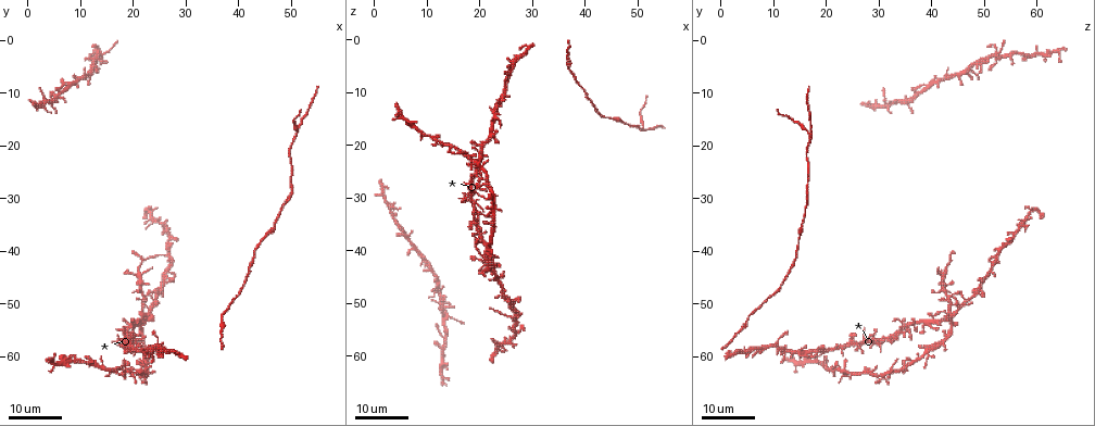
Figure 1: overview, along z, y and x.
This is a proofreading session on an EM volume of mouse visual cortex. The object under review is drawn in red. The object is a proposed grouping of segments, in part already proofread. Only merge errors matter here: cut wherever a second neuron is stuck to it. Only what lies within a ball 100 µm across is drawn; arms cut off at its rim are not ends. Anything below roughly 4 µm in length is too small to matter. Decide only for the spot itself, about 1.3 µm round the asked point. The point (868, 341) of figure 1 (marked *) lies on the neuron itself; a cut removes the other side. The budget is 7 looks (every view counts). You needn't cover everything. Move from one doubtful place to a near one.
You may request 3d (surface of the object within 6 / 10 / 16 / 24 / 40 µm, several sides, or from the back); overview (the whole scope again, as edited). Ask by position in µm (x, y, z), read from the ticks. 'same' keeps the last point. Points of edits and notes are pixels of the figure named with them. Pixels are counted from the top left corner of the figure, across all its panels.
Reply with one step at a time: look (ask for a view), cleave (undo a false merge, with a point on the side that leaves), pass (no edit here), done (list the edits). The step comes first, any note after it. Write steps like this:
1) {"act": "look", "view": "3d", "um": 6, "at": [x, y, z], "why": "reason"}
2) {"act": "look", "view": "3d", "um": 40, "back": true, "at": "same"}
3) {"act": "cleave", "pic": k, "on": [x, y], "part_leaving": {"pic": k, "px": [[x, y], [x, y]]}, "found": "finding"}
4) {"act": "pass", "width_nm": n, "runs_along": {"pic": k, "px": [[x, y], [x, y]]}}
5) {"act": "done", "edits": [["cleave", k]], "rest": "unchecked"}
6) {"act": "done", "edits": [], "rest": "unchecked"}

{"act": "look", "view": "3d", "um": 24, "at": [26.5, 40.5, 52.5], "why": "thin arm on a thick one"}

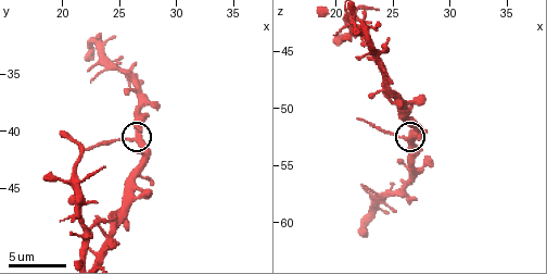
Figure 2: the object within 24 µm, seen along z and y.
{"act": "look", "view": "3d", "um": 10, "at": [26.2, 40.8, 52.6]}

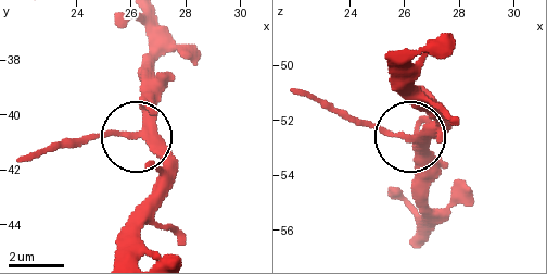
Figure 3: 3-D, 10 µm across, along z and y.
{"act": "pass", "arms": 3, "runs_along": {"pic": 3, "px": [[124, 253], [154, 204], [158, 154], [130, 134], [55, 141]]}, "found": "all the same neuron"}

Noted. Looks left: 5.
{"act": "look", "view": "3d", "um": 16, "at": [22.0, 48.5, 43.5], "why": "looks like a crossing"}

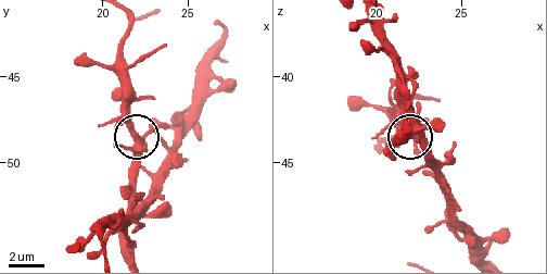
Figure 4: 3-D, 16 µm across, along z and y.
{"act": "look", "view": "3d", "um": 6, "at": "same"}

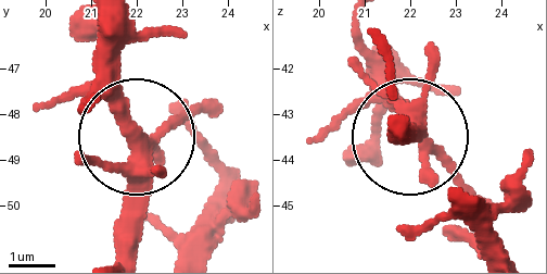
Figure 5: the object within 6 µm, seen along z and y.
{"act": "pass", "width_nm": 320, "found": "continuous, no second neuron"}

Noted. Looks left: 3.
{"act": "look", "view": "3d", "um": 16, "at": [51.0, 18.0, 17.0], "why": "side arm on a straight run"}

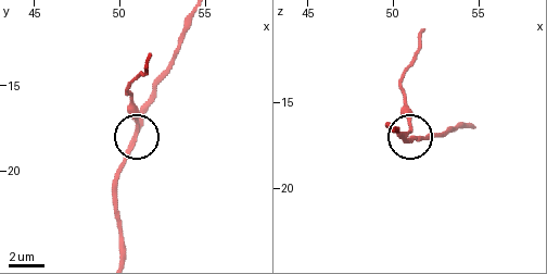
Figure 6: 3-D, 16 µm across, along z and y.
{"act": "look", "view": "3d", "um": 6, "at": "same"}

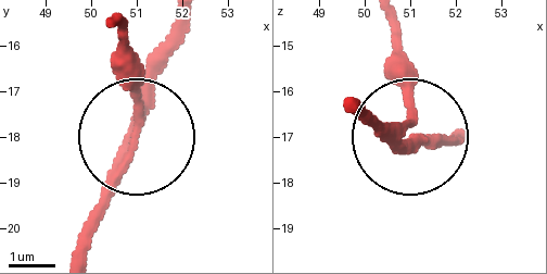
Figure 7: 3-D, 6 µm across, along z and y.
{"act": "pass", "width_nm": 230, "found": "continuous, no second neuron"}

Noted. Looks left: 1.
{"act": "done", "edits": [], "rest": "unchecked"}

